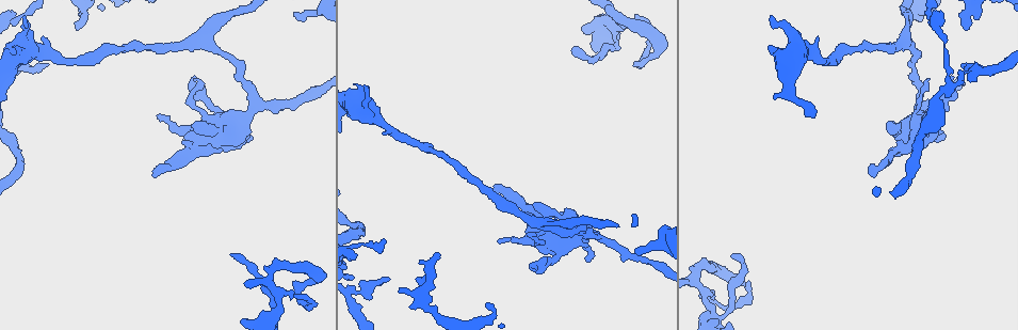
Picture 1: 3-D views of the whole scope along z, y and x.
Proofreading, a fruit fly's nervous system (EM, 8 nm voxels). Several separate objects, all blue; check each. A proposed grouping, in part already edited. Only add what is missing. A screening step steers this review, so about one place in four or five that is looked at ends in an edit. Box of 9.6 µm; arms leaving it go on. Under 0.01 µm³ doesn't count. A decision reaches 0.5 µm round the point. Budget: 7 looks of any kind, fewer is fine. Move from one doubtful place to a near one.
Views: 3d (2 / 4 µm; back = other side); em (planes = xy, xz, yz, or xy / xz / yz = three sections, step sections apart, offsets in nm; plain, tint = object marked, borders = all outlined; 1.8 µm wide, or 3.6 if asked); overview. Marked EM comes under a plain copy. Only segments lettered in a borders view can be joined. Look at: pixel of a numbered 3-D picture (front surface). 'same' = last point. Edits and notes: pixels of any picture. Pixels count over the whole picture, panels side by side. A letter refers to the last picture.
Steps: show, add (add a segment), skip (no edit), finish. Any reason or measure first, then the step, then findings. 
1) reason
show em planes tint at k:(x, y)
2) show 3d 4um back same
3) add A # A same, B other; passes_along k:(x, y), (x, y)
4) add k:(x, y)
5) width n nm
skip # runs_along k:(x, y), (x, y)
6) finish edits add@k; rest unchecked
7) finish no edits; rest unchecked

free end
show 3d 4um back at 1:(233, 253)

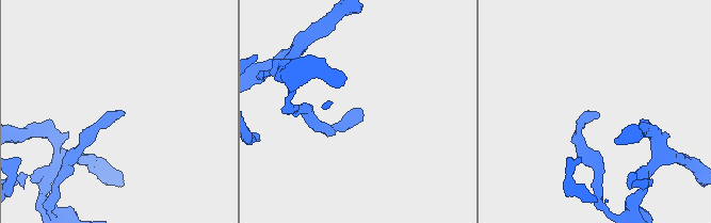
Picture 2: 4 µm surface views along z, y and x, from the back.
show em xz step 16 borders at 2:(123, 111)

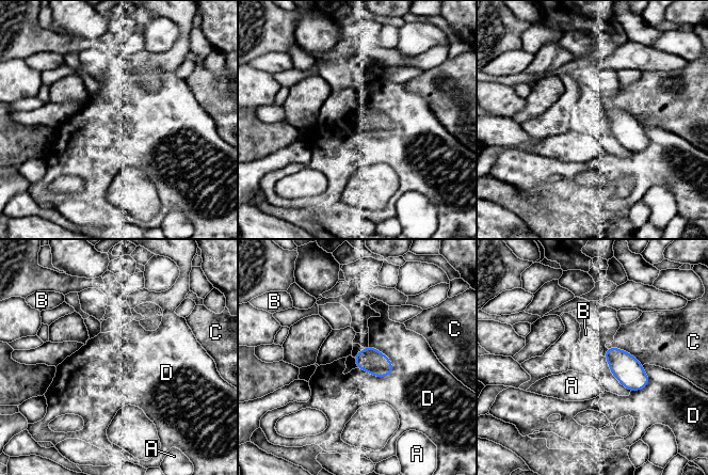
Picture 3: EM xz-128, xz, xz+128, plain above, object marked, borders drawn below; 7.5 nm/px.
cut it another way
show em planes borders same

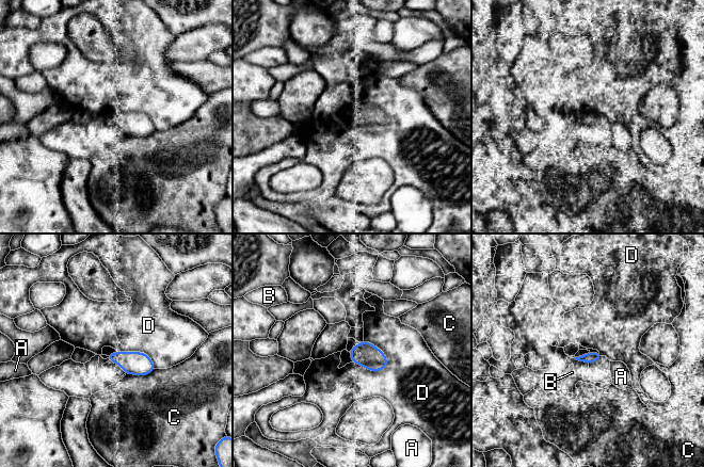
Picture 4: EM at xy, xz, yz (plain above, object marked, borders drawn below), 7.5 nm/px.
skip # A other, B other, C other, D other; border 4:(363, 340), (385, 355), (382, 371); no lettered segment goes on from it

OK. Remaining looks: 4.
show em xy step 8 tint at 1:(712, 297)

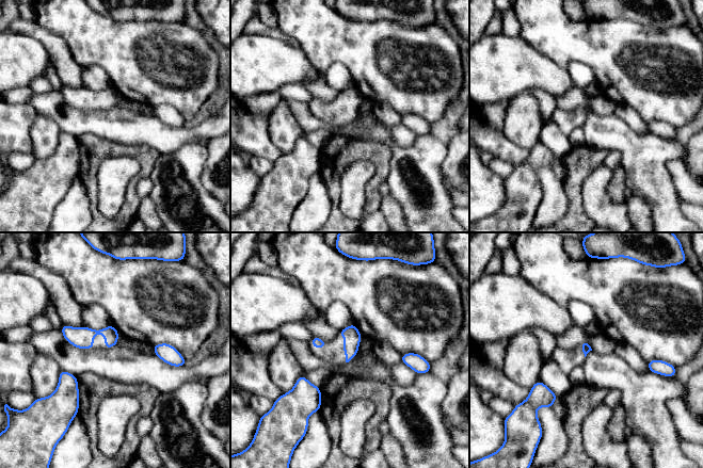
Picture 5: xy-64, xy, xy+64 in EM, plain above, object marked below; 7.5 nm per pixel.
show em yz step 16 borders same

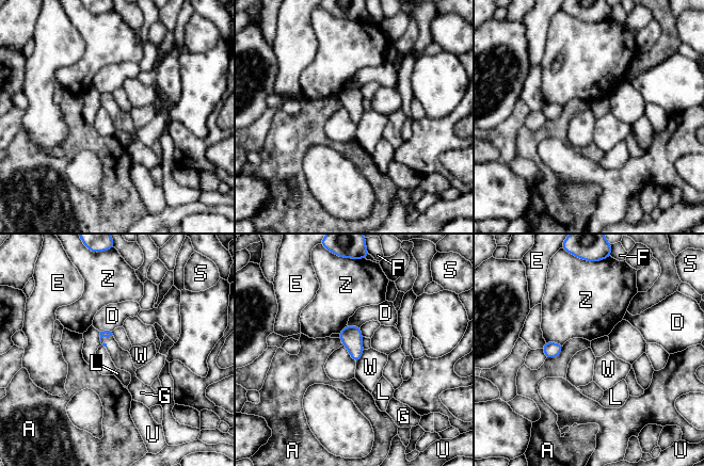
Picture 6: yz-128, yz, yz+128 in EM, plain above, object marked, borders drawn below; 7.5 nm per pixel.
add G # A other, D other, E other, F other, G same, L other, S other, U other, W other, Z other; it goes on there

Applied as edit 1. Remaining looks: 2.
finish edits add@6; rest unchecked

